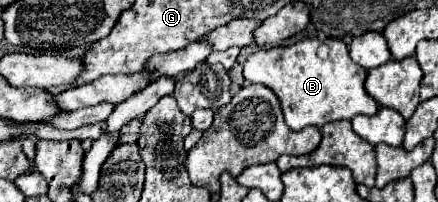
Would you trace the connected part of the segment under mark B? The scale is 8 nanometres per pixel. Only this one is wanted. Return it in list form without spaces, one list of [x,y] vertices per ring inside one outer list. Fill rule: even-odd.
[[[302,39],[288,47],[272,47],[252,53],[244,63],[244,79],[250,83],[262,83],[270,87],[280,99],[286,125],[292,131],[300,131],[308,125],[322,127],[330,121],[352,119],[354,115],[374,115],[378,103],[366,93],[364,79],[366,69],[356,65],[348,55],[348,45],[340,39],[328,39],[330,55],[320,59],[316,49],[322,41]]]

